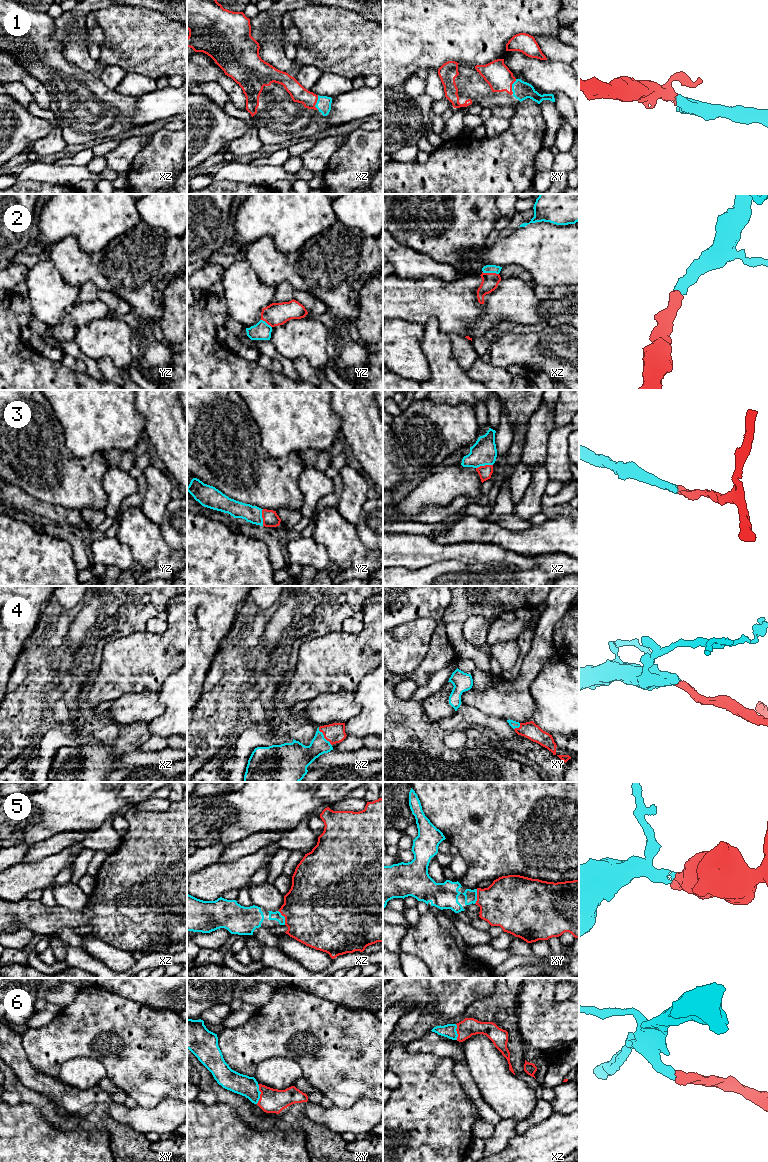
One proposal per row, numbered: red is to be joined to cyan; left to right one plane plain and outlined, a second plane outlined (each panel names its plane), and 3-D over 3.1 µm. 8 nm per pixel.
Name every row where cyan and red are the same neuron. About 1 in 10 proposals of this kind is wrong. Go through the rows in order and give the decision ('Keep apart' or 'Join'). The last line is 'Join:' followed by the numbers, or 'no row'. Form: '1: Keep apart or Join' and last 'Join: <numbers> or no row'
1: Join
2: Join
3: Join
4: Join
5: Join
6: Join
Join: 1, 2, 3, 4, 5, 6

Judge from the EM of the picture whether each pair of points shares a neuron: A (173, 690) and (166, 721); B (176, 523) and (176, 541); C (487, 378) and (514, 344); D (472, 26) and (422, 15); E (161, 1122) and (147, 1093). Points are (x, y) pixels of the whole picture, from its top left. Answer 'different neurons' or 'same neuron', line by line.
A: same neuron
B: same neuron
C: different neurons
D: same neuron
E: different neurons

